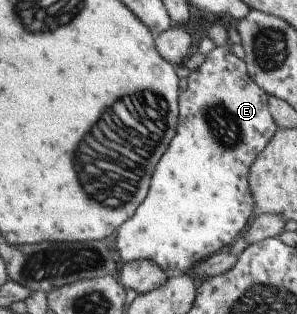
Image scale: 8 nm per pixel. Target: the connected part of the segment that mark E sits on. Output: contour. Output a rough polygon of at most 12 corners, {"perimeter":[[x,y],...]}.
{"perimeter":[[230,40],[119,230],[121,263],[190,274],[252,223],[278,133]]}

